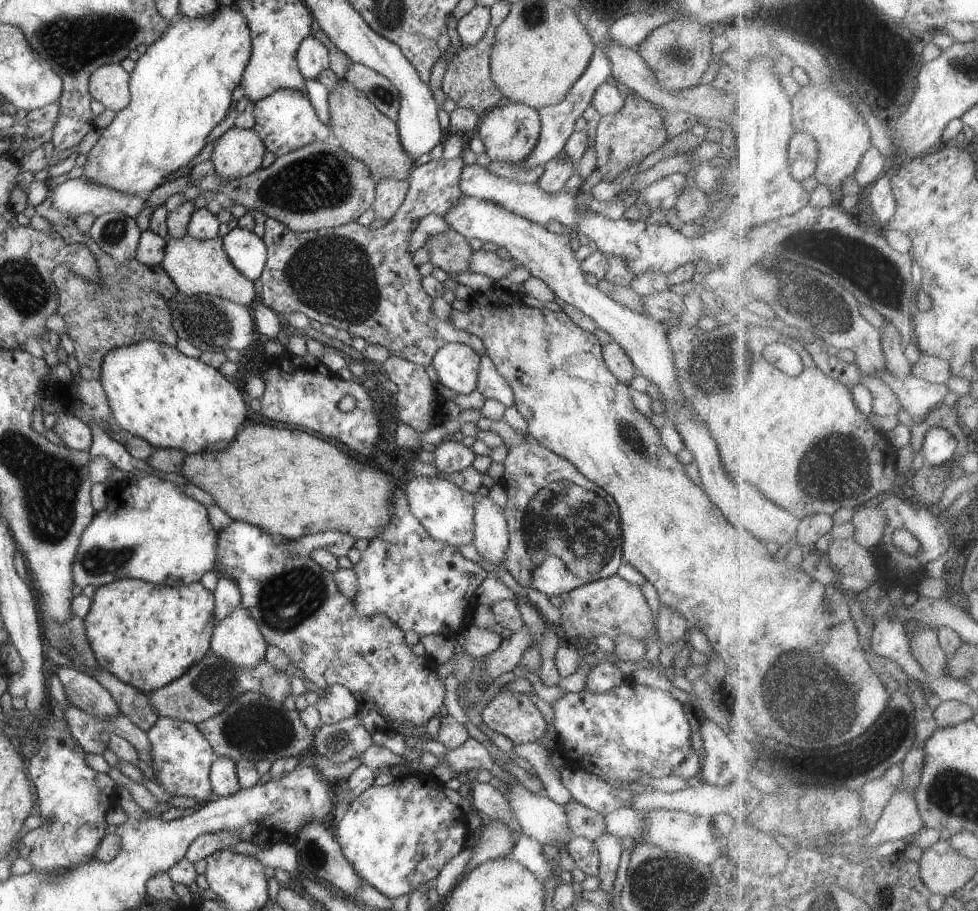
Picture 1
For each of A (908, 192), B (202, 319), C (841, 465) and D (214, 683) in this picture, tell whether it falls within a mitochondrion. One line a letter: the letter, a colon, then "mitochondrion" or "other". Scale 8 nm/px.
A: other
B: mitochondrion
C: mitochondrion
D: mitochondrion

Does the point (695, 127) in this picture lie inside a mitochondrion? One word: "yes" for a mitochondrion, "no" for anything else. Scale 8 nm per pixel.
no

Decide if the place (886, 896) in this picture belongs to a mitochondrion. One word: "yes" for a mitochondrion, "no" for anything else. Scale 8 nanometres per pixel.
yes

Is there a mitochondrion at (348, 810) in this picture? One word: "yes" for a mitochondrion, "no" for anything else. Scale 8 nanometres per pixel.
no

